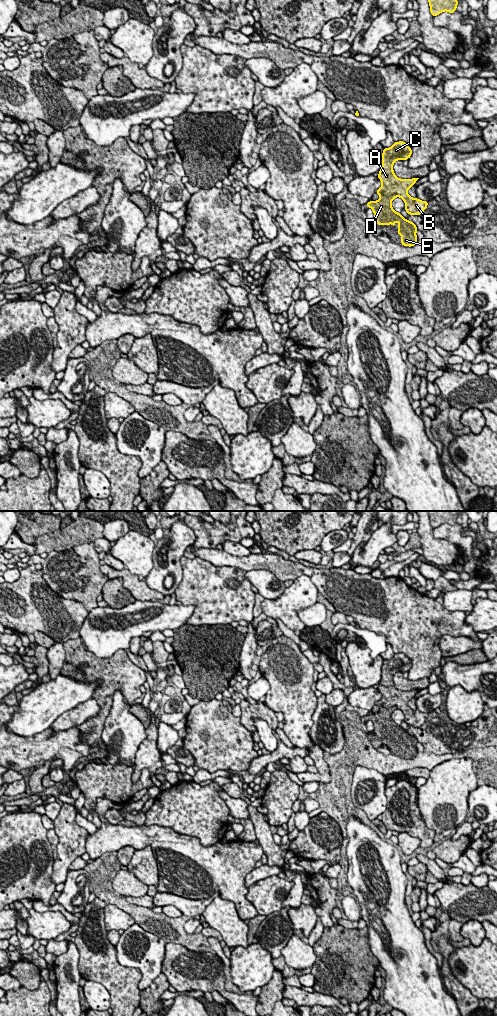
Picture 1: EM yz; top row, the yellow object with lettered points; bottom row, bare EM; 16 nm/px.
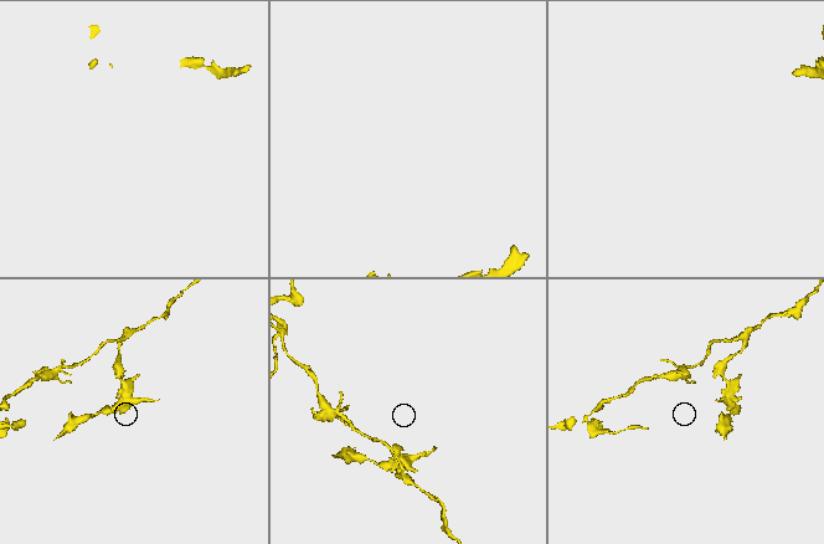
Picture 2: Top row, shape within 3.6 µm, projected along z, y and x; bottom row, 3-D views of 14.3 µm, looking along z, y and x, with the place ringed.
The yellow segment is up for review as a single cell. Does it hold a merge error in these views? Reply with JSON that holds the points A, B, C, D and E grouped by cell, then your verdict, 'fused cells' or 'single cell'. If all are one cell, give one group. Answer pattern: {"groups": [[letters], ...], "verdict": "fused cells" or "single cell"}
{"groups": [["A", "B", "C"], ["D", "E"]], "verdict": "fused cells"}

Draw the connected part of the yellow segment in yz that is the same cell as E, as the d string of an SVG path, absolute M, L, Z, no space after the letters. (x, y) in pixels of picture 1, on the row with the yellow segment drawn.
M396 194L389 197L380 196L377 201L370 201L366 205L373 210L377 225L391 224L392 227L395 227L395 222L398 221L398 235L401 236L401 244L412 247L418 240L416 235L418 229L412 221L408 221L393 209L392 201L396 197Z

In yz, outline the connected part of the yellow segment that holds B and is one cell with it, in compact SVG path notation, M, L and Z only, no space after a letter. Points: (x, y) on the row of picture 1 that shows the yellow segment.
M403 141L394 142L390 148L384 148L382 153L382 166L378 174L382 185L376 190L379 196L389 197L396 194L405 203L405 211L409 215L420 215L428 206L427 201L411 197L407 191L412 188L419 178L401 179L393 170L397 160L407 160L412 155L411 148Z

